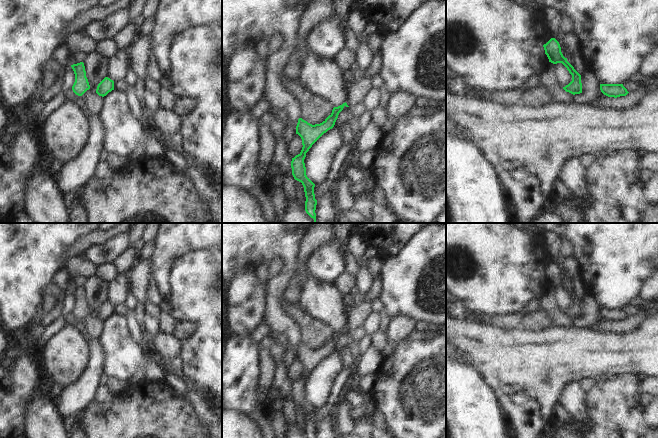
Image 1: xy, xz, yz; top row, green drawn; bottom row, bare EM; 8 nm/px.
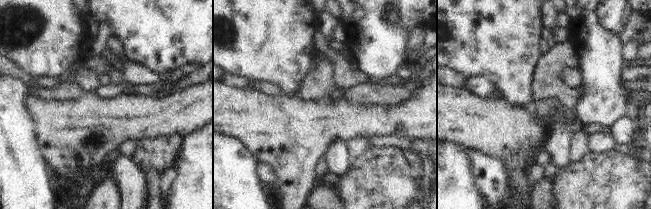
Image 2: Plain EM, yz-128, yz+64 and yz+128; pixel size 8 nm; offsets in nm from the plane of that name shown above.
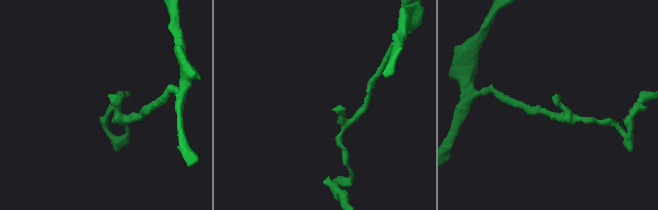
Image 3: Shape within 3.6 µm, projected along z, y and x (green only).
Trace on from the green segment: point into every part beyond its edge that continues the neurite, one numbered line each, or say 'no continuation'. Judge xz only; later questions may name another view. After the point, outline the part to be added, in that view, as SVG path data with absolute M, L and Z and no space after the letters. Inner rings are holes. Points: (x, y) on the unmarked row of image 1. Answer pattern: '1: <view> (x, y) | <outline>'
no continuation

